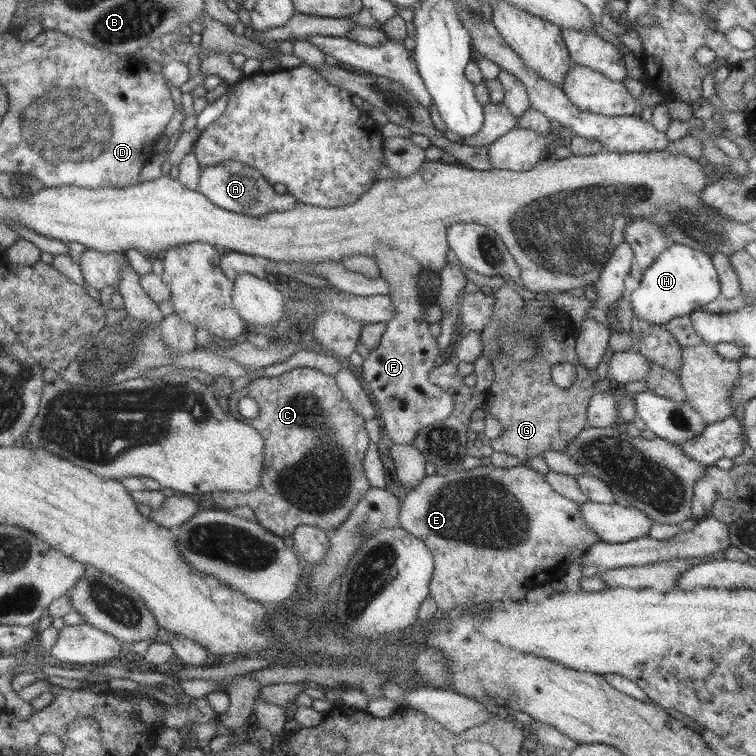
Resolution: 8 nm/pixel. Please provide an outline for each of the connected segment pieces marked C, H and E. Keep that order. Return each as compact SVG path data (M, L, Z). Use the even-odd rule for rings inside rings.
M297 367L292 368L290 371L284 372L279 376L274 377L257 377L253 378L245 387L235 390L231 392L228 396L228 408L229 415L233 417L235 420L240 420L245 424L248 424L250 427L253 427L263 439L263 462L261 468L261 483L255 487L255 489L247 492L247 493L237 493L237 492L228 492L228 491L215 491L210 495L212 496L213 502L215 502L215 506L217 508L222 508L225 510L235 509L238 506L247 506L247 508L251 508L251 512L253 512L255 519L257 519L257 523L265 528L268 532L273 533L274 535L278 535L279 537L285 537L287 535L291 535L295 528L299 525L309 525L319 528L325 532L331 532L338 528L347 516L349 516L349 512L351 512L351 508L365 496L365 492L369 490L370 484L367 482L367 478L365 478L362 462L363 456L365 453L365 448L367 448L367 444L369 443L369 439L367 438L367 433L365 432L365 424L363 423L364 418L359 416L349 405L349 401L345 399L345 395L343 395L343 391L339 389L337 383L335 382L335 377L333 375L323 374L313 368L305 368L305 367ZM244 396L249 396L255 400L259 411L257 412L257 417L253 419L247 419L244 417L240 417L237 412L237 402L240 398Z
M679 243L669 244L643 271L630 304L642 324L663 326L673 317L689 315L720 294L718 276L712 260L696 248Z
M480 465L472 469L457 468L455 470L449 470L445 475L437 475L436 473L433 475L424 475L417 486L411 490L407 490L397 511L398 526L408 534L421 540L433 556L434 570L433 574L431 574L431 580L429 580L428 595L435 601L436 608L441 614L456 606L469 610L475 607L485 606L483 602L497 602L497 600L505 600L505 598L523 598L535 586L545 585L546 583L551 584L555 580L561 580L568 565L571 565L577 558L579 559L588 547L598 542L598 537L595 535L595 532L592 532L585 525L584 519L581 517L581 513L579 513L579 505L577 505L577 502L555 492L551 488L551 485L545 481L543 474L539 470L525 467L525 465L509 468Z

